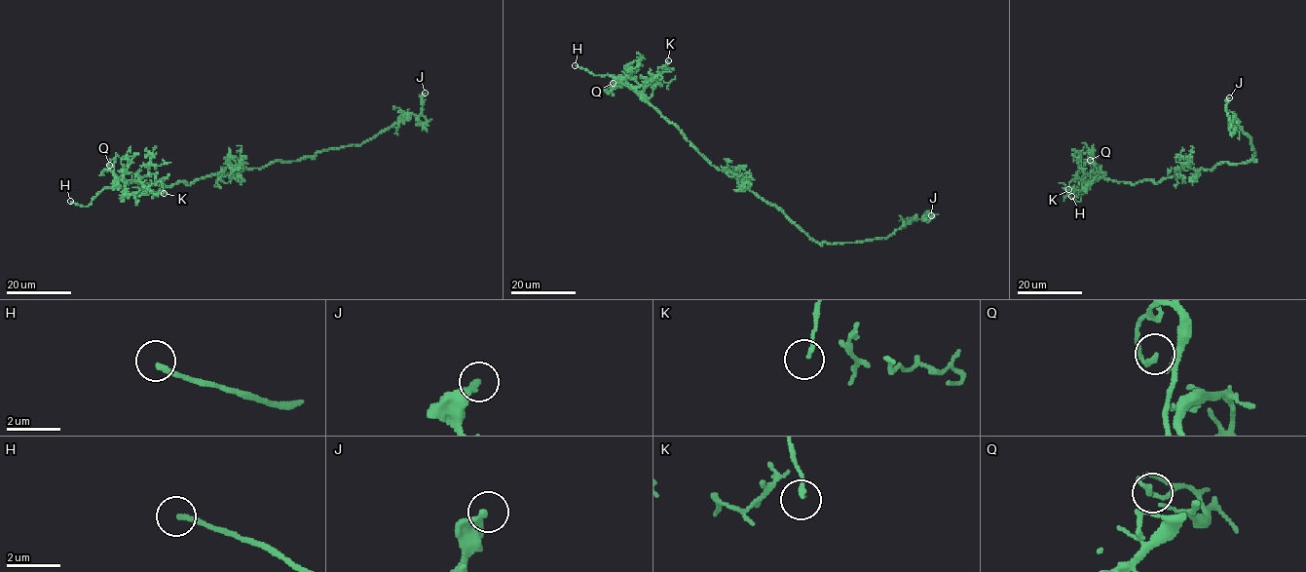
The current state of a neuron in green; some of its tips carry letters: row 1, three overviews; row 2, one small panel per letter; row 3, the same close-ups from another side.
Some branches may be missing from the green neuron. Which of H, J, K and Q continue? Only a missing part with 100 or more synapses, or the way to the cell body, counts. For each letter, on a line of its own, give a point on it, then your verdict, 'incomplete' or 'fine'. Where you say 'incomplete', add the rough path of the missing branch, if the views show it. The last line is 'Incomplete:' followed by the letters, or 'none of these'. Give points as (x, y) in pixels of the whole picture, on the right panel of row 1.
H: at (1071, 196); incomplete; missing branch runs (1071, 196), (1075, 191), (1084, 192), (1094, 202), (1109, 204), (1119, 210)
J: at (1229, 97); fine
K: at (1068, 189); fine
Q: at (1090, 160); fine
Incomplete: H

